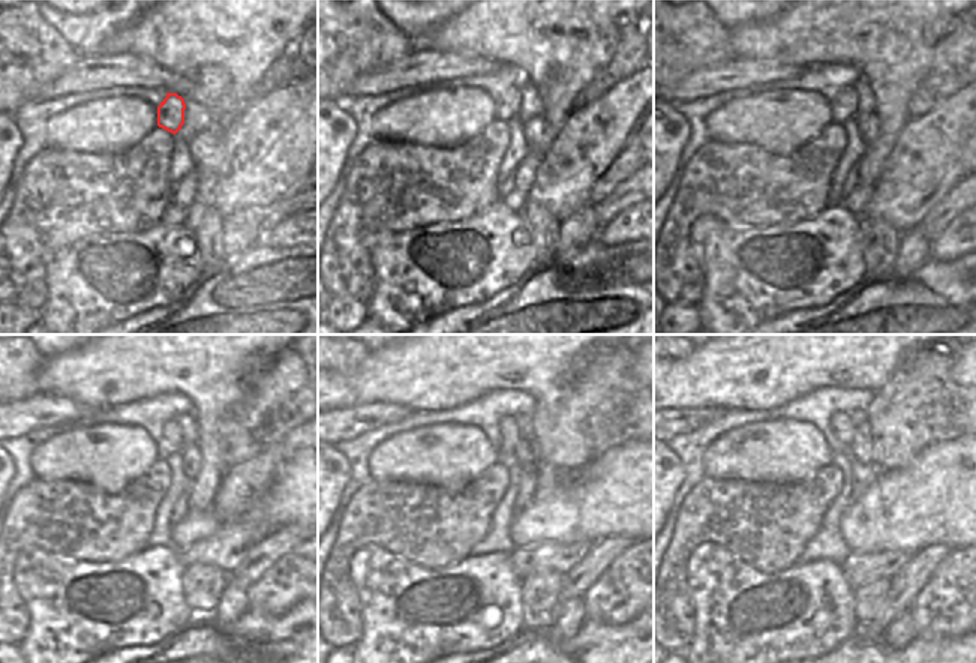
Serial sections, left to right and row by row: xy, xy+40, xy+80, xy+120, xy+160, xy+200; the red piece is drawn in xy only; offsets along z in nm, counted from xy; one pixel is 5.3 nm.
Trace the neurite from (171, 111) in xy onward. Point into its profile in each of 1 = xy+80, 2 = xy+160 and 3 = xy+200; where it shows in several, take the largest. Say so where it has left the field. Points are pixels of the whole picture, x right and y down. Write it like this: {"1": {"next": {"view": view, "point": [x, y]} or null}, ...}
{"1": {"next": {"view": "xy+80", "point": [843, 108]}}, "2": {"next": {"view": "xy+160", "point": [508, 429]}}, "3": {"next": {"view": "xy+200", "point": [843, 426]}}}

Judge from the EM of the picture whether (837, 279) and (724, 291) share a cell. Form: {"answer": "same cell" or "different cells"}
{"answer": "same cell"}

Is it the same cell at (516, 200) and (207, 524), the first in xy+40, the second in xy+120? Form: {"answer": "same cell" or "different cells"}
{"answer": "same cell"}

